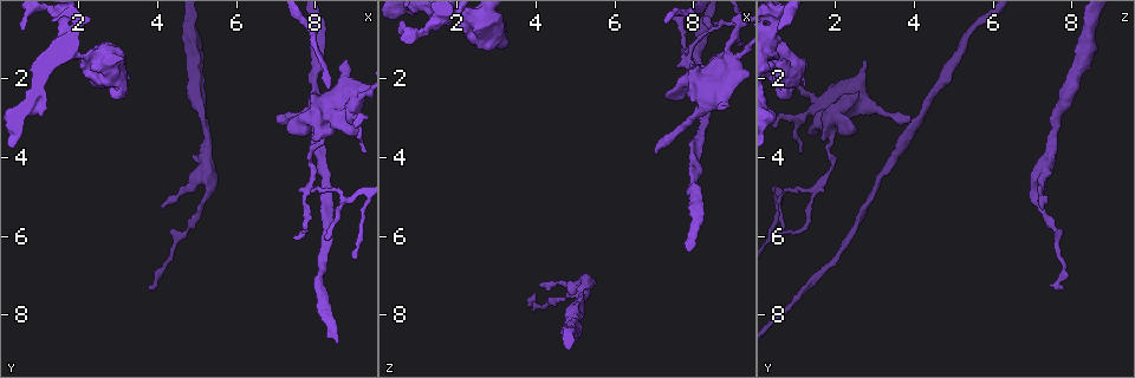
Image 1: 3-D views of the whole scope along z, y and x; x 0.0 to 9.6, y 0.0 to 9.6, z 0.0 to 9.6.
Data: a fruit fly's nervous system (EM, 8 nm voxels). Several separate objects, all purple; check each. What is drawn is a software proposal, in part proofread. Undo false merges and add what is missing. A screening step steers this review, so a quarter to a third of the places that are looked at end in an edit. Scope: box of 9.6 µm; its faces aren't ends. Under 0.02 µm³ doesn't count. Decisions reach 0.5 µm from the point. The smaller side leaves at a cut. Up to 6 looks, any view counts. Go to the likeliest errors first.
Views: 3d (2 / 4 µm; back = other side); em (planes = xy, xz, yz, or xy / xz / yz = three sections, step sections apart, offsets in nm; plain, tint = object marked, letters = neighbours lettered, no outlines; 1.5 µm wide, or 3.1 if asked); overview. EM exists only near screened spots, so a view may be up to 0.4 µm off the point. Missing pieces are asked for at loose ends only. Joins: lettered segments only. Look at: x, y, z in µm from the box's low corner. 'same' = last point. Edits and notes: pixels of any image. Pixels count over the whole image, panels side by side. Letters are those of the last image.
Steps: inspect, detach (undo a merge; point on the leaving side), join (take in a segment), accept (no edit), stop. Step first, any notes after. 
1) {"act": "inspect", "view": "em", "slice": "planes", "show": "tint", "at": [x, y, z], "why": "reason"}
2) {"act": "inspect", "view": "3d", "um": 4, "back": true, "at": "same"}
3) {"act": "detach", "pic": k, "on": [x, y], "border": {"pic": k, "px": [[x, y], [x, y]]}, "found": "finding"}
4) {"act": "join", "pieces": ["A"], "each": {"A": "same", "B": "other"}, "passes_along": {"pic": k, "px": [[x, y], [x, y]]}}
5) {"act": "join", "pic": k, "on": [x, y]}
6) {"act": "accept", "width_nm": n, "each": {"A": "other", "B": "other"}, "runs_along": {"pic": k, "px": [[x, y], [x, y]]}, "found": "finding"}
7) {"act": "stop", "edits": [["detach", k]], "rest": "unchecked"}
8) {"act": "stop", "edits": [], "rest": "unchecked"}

{"act": "inspect", "view": "em", "slice": "xz", "step": 8, "show": "tint", "at": [7.00, 3.10, 3.90], "why": "branch stops here"}

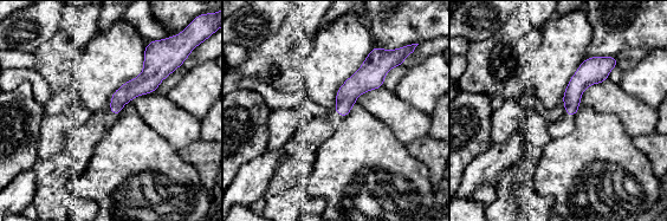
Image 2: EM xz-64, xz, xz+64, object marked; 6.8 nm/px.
{"act": "inspect", "view": "em", "slice": "xz", "step": 8, "show": "letters", "at": "same", "why": "see the neighbours"}

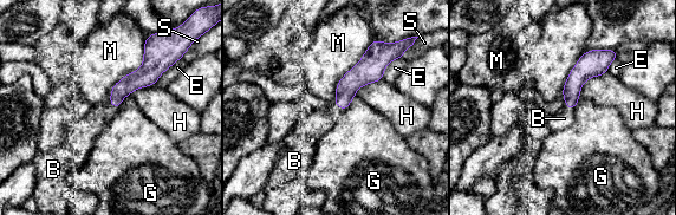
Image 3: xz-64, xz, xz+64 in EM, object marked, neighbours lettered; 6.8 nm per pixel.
{"act": "join", "pieces": ["B"], "each": {"B": "same", "E": "other", "G": "other", "H": "other", "M": "other", "S": "other"}, "found": "the neuron continues"}

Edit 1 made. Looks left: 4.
{"act": "inspect", "view": "overview", "why": "see it whole again"}

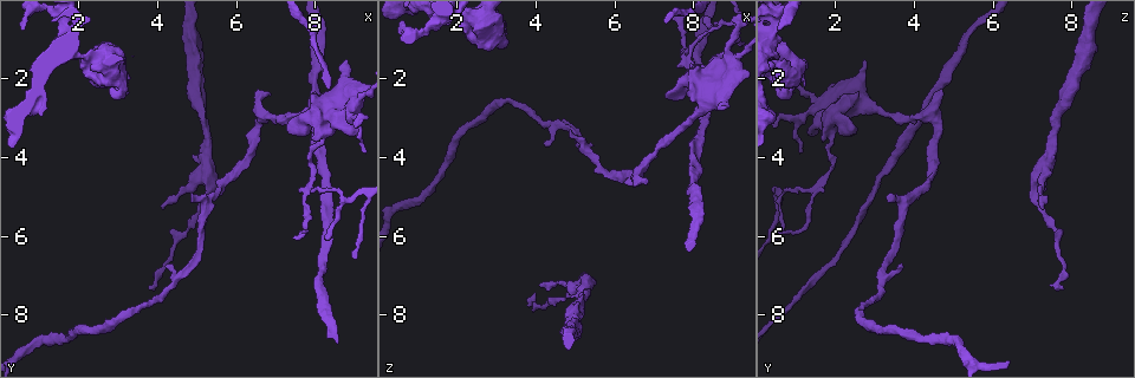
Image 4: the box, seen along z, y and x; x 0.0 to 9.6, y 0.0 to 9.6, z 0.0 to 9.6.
{"act": "inspect", "view": "em", "slice": "planes", "show": "letters", "at": [3.25, 2.20, 1.20], "why": "an open end"}

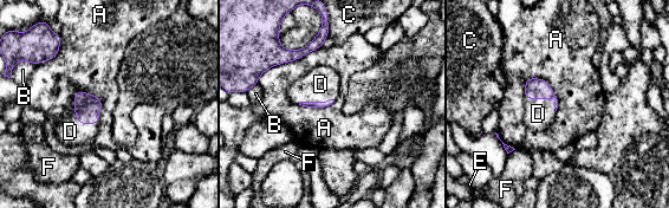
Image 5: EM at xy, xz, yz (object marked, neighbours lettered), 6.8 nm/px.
{"act": "join", "pieces": ["D"], "longest_contact_nm": ["A", 300], "each": {"A": "other", "B": "other", "C": "other", "D": "same", "E": "other", "F": "other"}, "passes_along": {"pic": 5, "px": [[534, 88], [544, 98], [538, 114]]}, "found": "it goes on there"}

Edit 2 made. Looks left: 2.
{"act": "stop", "edits": [["join", 3], ["join", 5]], "rest": "unchecked"}

